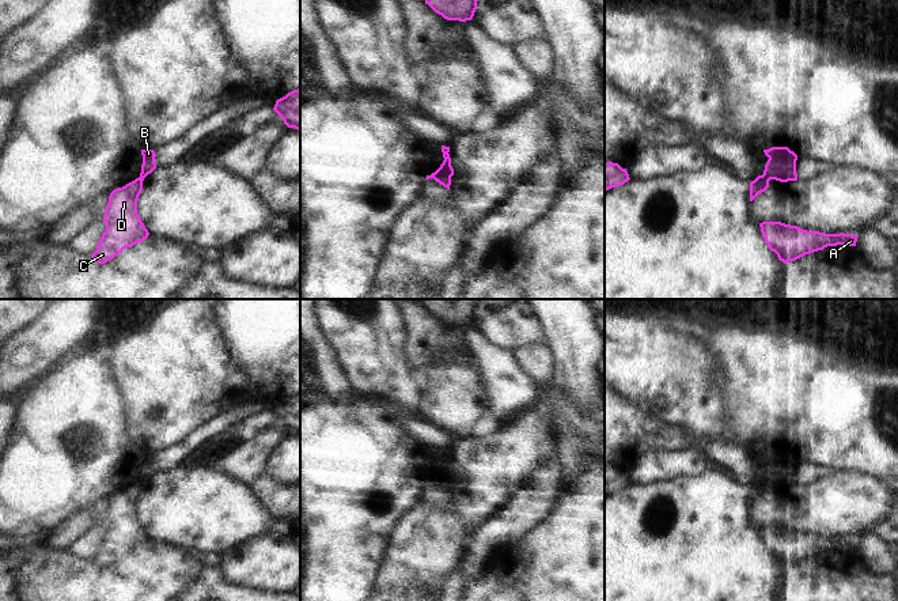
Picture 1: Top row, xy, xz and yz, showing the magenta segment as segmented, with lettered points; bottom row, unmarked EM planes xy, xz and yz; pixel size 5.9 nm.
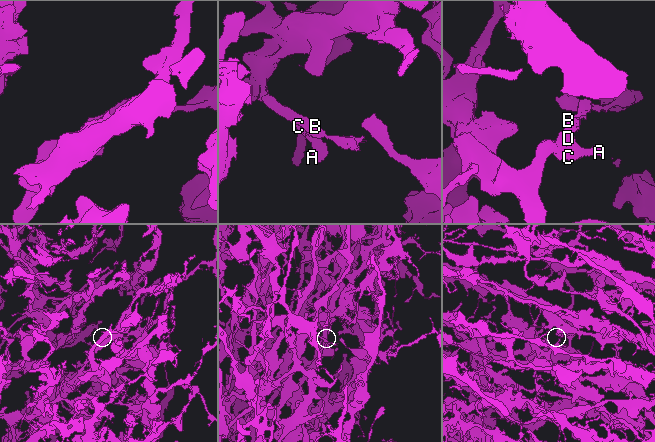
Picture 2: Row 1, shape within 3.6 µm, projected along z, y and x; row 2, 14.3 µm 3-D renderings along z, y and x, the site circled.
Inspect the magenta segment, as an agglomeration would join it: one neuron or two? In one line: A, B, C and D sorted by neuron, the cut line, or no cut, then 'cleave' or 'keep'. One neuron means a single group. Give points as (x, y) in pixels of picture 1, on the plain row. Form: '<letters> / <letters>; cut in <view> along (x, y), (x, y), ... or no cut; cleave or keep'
A C D / B; cut in yz along (761, 480), (769, 484); cleave

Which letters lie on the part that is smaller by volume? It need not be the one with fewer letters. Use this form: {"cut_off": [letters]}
{"cut_off": ["B"]}

